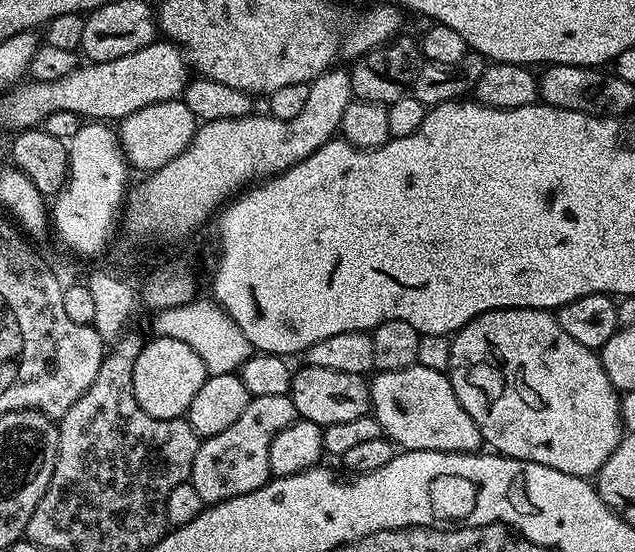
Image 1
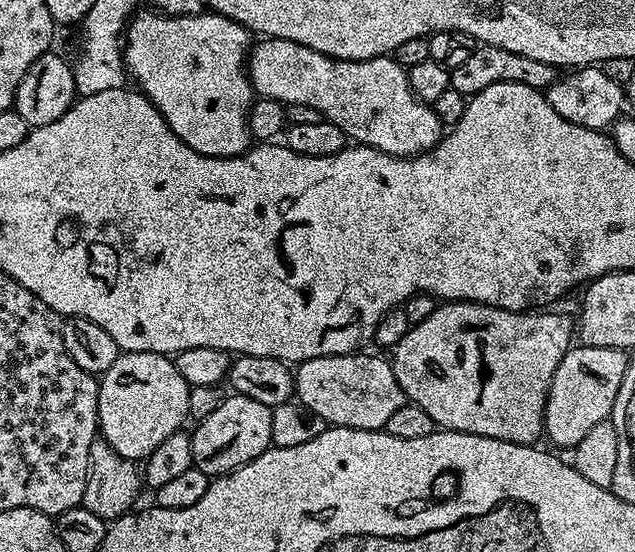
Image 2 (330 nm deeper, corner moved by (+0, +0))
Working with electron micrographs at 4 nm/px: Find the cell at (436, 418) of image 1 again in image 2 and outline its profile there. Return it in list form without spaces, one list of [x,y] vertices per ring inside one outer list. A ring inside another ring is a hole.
[[[367,351],[353,352],[351,356],[319,356],[299,361],[295,369],[295,399],[305,404],[314,414],[322,414],[329,426],[338,428],[361,428],[367,432],[387,429],[394,410],[406,403],[402,386],[398,386],[398,378],[394,378],[391,359],[380,356],[367,356]]]

